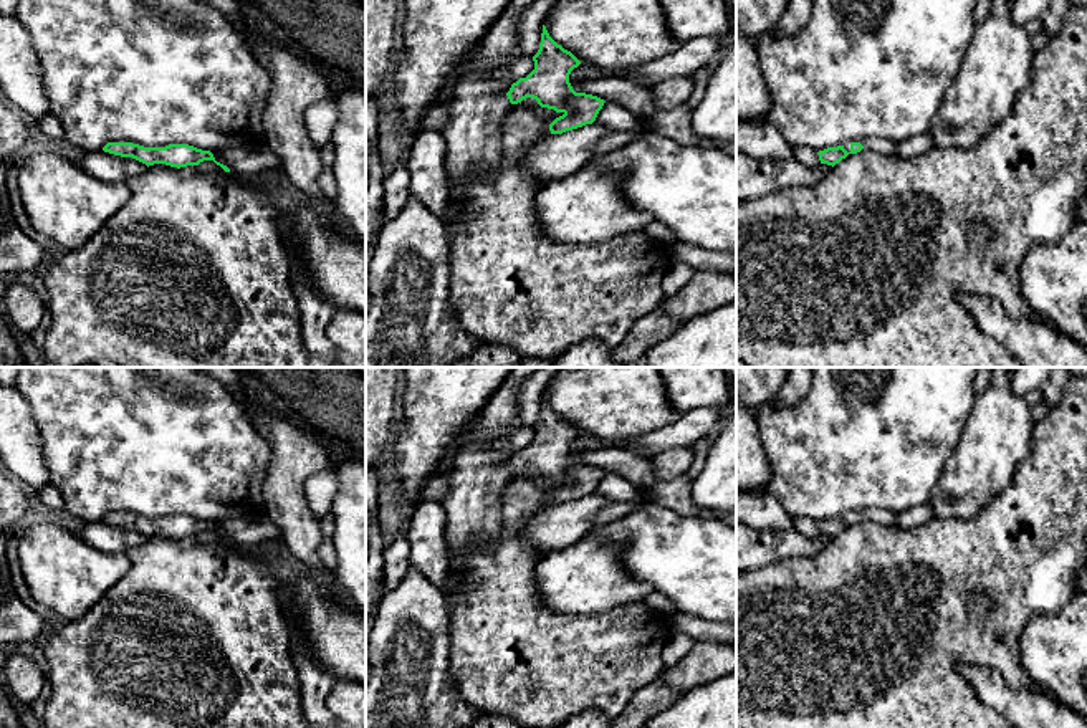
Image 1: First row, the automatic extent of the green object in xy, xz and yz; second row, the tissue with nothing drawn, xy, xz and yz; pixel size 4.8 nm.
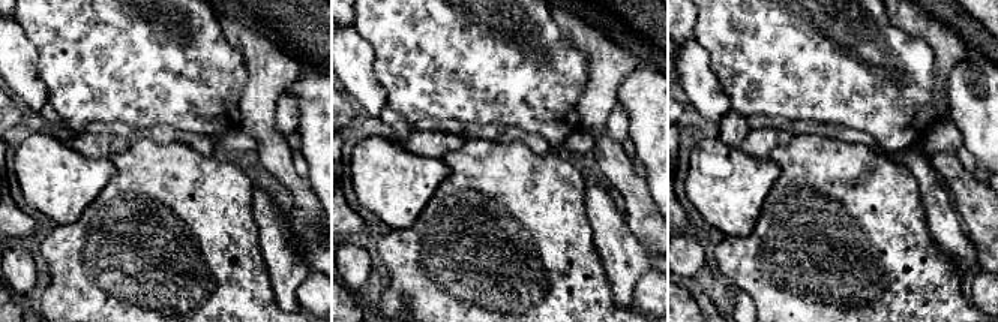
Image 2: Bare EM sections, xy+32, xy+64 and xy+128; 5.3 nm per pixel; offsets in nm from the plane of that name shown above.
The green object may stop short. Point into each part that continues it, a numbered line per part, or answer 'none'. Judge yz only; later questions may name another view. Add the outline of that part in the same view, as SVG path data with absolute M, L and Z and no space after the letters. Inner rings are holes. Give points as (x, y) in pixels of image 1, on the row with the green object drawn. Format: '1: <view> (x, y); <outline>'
1: yz (877, 144); M883 137L852 139L844 144L847 152L850 152L852 142L860 142L864 146L862 151L874 151L883 156L893 156L898 146L898 142Z

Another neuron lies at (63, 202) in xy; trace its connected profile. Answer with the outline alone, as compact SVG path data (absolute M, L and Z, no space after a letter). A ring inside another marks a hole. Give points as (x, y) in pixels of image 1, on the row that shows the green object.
M53 151L35 152L20 165L18 192L31 227L38 233L58 242L68 251L83 247L131 197L124 182L103 182L88 174L76 157Z

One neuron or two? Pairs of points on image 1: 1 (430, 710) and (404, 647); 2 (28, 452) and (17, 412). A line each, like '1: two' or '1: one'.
1: one
2: one

